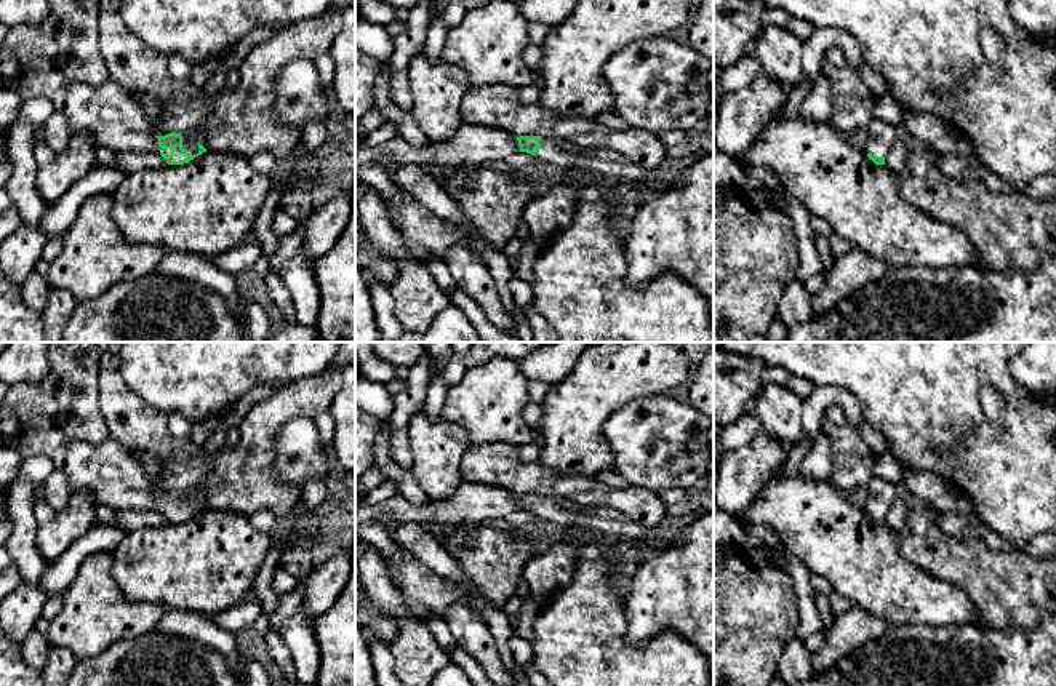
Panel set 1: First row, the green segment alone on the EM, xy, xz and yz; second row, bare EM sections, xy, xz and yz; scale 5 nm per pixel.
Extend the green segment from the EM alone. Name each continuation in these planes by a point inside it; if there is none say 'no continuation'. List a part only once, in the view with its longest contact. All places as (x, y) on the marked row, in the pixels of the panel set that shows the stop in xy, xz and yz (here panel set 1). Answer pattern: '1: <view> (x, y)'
1: xy (109, 112)
2: xy (189, 139)

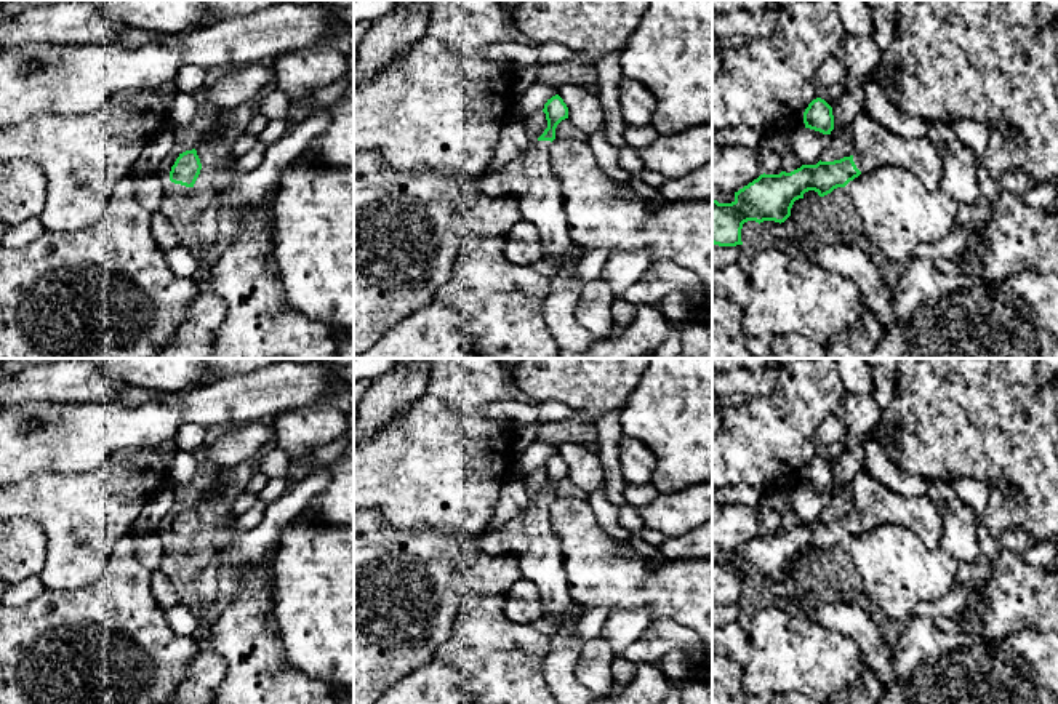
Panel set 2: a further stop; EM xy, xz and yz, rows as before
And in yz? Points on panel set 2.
1: yz (874, 146)

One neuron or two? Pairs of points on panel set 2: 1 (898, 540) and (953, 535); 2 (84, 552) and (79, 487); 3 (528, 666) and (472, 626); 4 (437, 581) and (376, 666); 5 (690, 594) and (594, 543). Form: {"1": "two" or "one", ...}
{"1": "two", "2": "one", "3": "one", "4": "one", "5": "one"}

